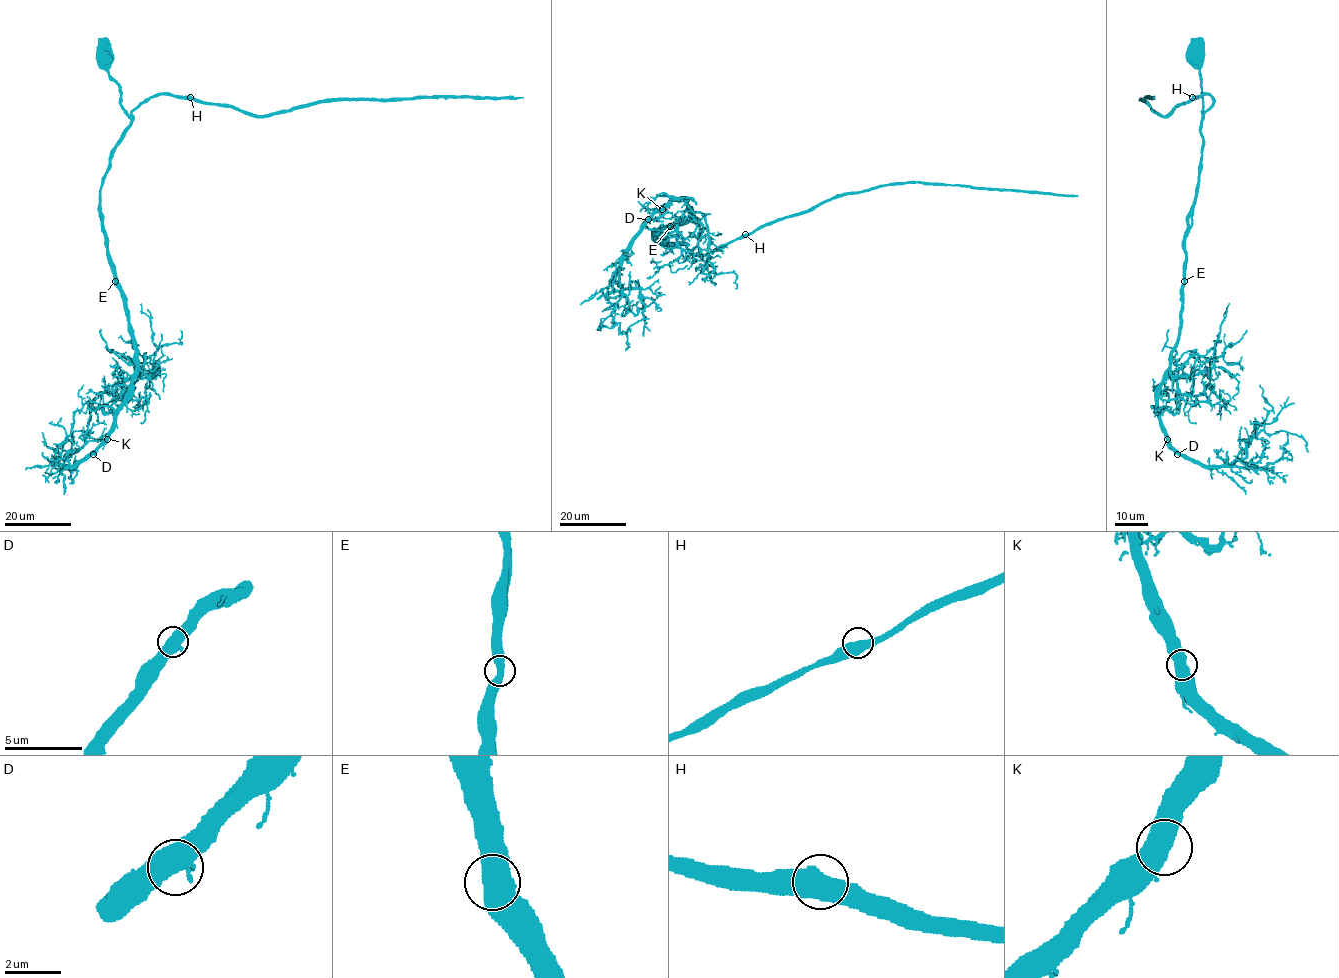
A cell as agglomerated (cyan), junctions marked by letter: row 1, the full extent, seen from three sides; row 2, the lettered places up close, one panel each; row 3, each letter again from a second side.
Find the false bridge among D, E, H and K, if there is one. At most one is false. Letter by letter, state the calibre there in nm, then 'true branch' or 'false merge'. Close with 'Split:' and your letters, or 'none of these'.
D: 600 nm thick; true branch
E: 600 nm thick; true branch
H: 600 nm thick; true branch
K: 600 nm thick; true branch
Split: none of these

